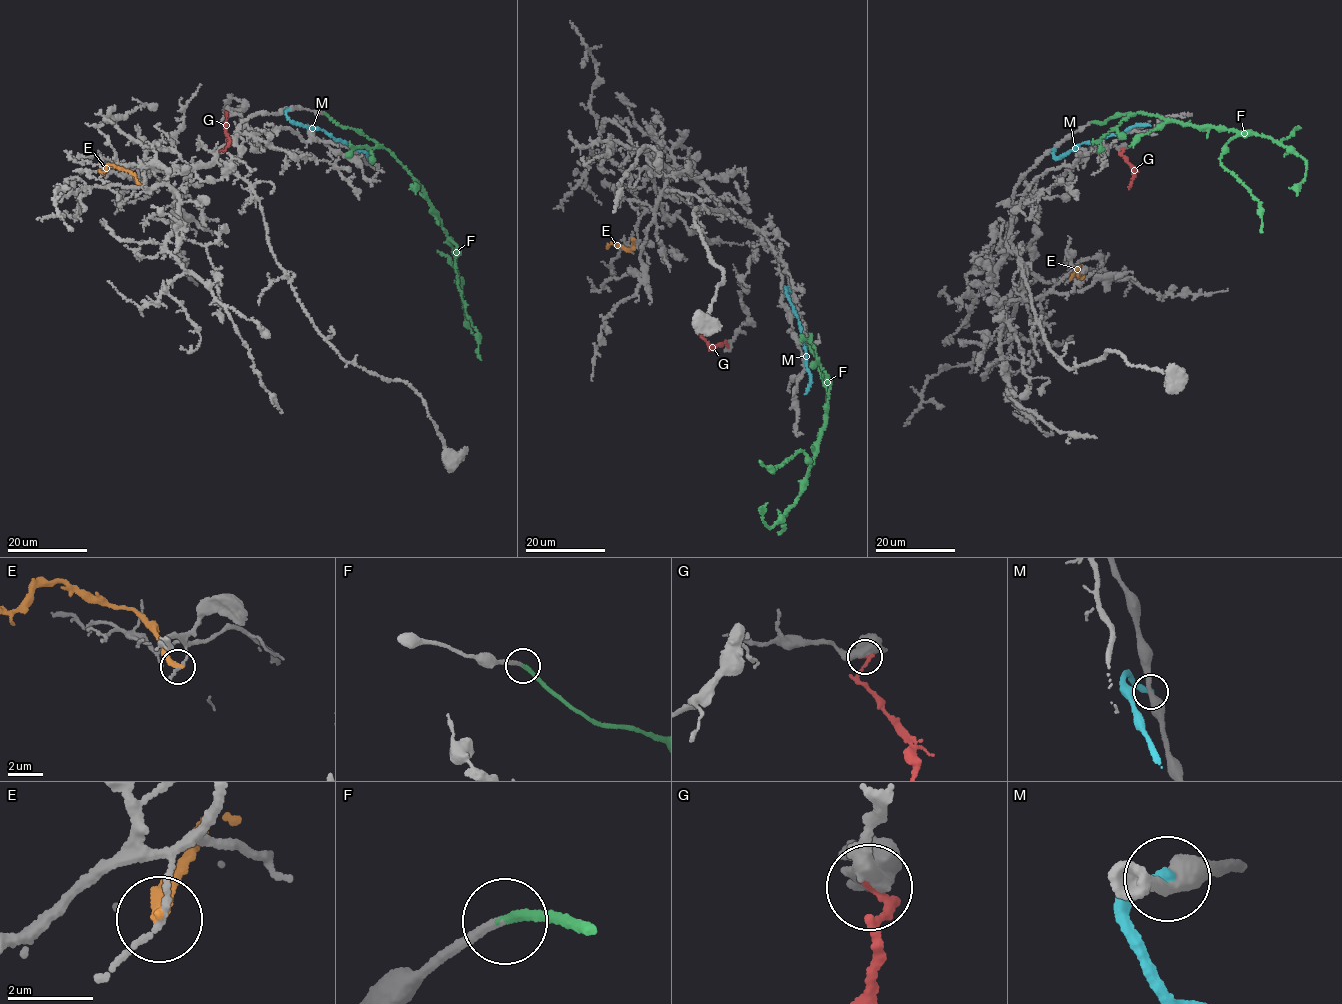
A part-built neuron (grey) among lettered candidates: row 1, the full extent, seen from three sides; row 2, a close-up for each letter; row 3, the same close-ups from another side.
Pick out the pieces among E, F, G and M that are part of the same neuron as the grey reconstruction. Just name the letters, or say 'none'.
F

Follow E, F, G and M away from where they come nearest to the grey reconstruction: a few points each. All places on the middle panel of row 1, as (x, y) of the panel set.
E: (634, 239), (630, 250), (611, 243), (607, 248)
F: (808, 339), (827, 397), (813, 465), (805, 478), (809, 461), (800, 450), (773, 472), (760, 462)
G: (727, 345), (725, 342), (713, 347), (700, 334)
M: (791, 291), (785, 287), (792, 312), (798, 319), (811, 378), (805, 394)

